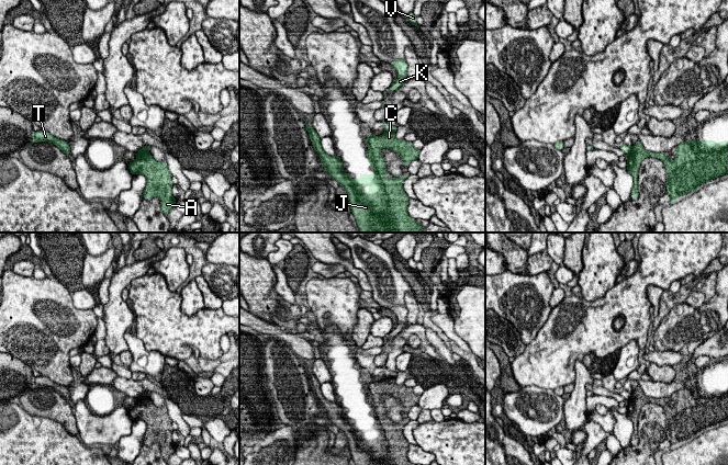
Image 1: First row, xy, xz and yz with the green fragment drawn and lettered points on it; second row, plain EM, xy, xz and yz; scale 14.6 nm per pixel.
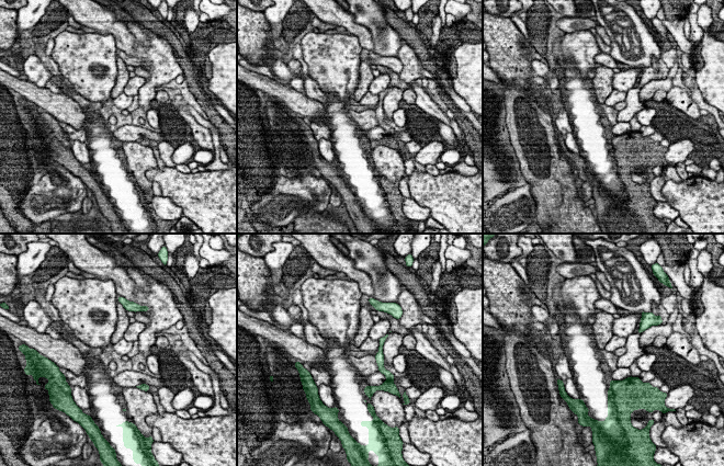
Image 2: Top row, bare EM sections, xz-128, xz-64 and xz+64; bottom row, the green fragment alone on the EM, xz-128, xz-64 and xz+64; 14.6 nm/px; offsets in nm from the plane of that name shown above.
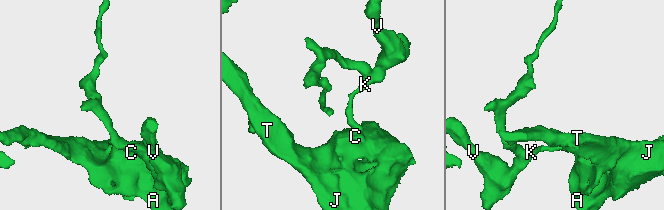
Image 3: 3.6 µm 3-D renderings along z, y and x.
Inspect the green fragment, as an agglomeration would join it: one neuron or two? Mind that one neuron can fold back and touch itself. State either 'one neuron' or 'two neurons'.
two neurons

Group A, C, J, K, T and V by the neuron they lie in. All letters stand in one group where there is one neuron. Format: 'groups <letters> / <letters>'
groups A C J T / K V

